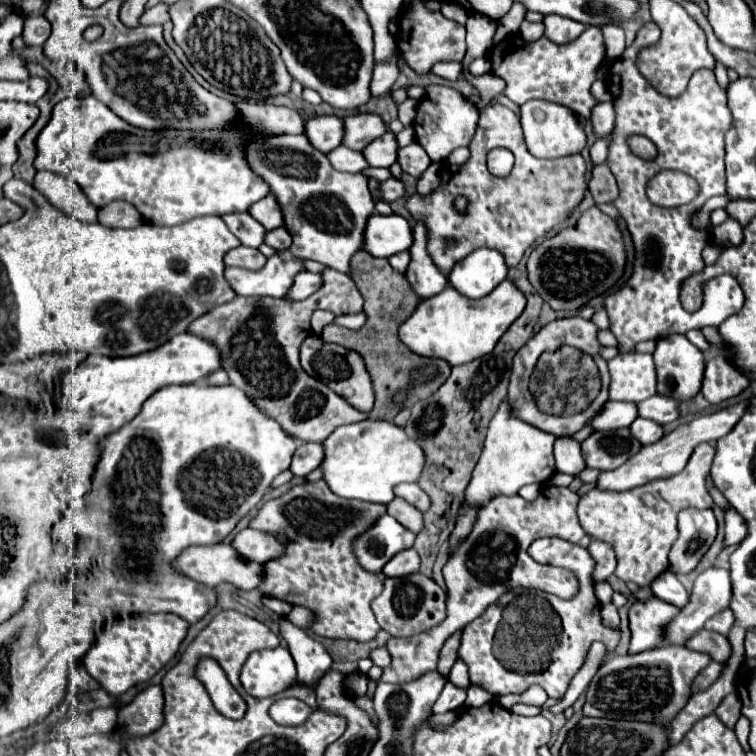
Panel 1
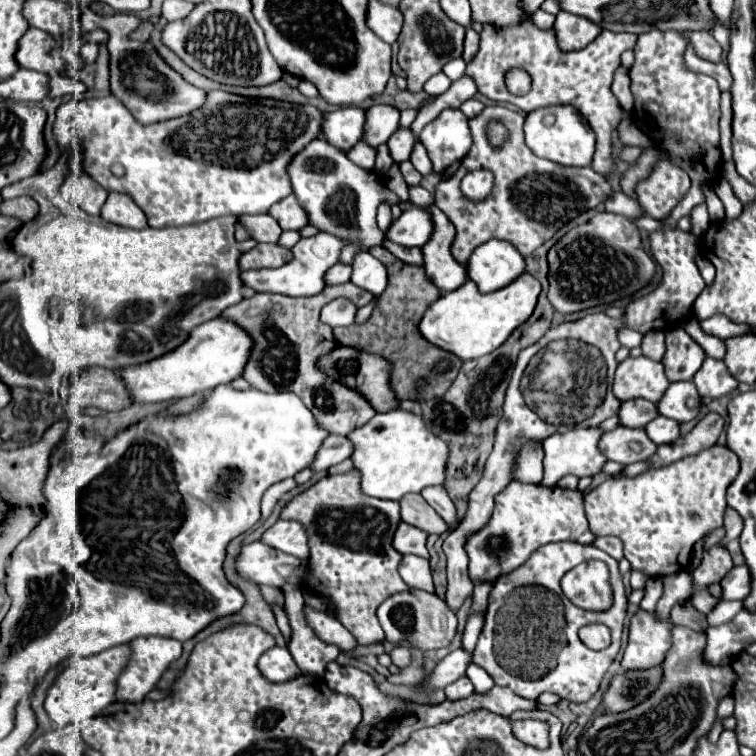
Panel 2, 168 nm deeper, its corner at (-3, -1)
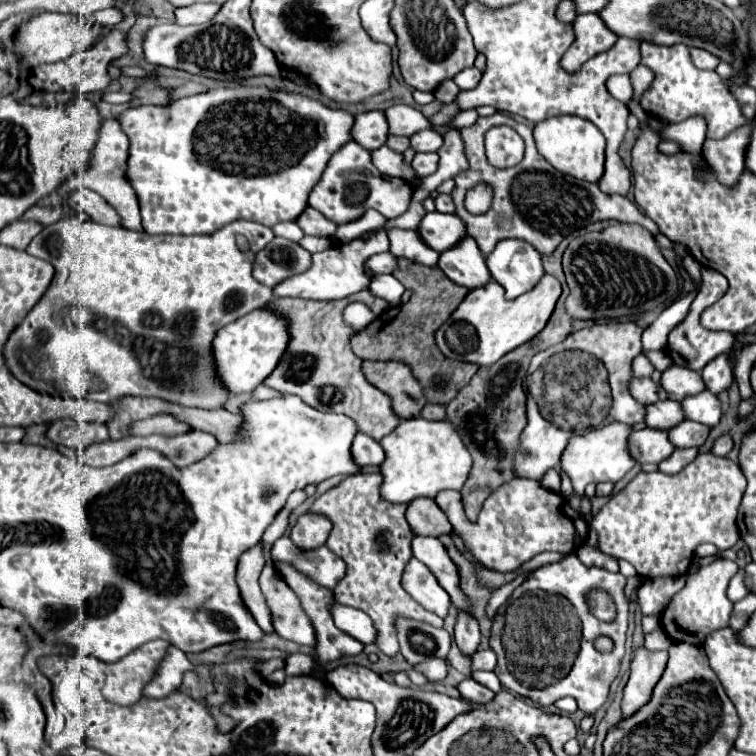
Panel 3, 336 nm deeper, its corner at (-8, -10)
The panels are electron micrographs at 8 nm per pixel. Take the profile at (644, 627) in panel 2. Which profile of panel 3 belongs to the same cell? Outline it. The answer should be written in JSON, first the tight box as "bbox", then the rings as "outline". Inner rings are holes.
{"bbox":[621,647,667,719],"outline":[[[645,647],[635,651],[631,661],[631,677],[623,691],[621,713],[623,719],[635,715],[639,707],[647,705],[653,693],[653,687],[661,679],[667,665],[667,651],[647,651]]]}

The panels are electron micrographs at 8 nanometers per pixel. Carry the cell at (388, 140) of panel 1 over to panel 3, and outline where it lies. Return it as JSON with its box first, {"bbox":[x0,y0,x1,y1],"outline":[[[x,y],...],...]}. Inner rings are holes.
{"bbox":[411,129,443,153],"outline":[[[425,129],[411,137],[411,147],[415,151],[429,153],[429,151],[437,151],[441,145],[443,145],[443,135],[437,133],[435,129]]]}

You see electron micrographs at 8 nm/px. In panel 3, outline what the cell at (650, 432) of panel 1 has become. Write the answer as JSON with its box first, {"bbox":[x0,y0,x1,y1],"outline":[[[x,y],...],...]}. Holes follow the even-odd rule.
{"bbox":[669,419,711,449],"outline":[[[687,419],[687,421],[681,421],[679,425],[675,425],[673,429],[669,429],[669,439],[679,449],[683,449],[683,447],[701,447],[705,443],[709,431],[711,431],[711,427]]]}

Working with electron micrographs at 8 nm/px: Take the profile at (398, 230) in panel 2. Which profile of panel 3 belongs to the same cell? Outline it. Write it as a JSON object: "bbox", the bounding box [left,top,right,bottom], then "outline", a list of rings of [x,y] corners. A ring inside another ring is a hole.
{"bbox":[419,213,467,253],"outline":[[[427,213],[419,225],[419,233],[423,241],[443,253],[449,247],[455,247],[463,237],[467,237],[465,223],[457,215],[443,215],[443,213]]]}

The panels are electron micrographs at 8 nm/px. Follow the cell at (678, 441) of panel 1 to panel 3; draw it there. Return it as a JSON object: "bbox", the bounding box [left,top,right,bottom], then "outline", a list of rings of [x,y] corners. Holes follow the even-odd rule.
{"bbox":[711,435,733,457],"outline":[[[721,435],[721,437],[715,441],[711,453],[713,453],[713,455],[719,455],[719,457],[725,457],[731,449],[733,449],[733,439],[731,439],[729,435]]]}

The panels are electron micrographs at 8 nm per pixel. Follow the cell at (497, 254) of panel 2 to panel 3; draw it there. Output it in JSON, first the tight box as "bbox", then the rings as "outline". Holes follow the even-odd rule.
{"bbox":[487,239,545,299],"outline":[[[521,239],[499,241],[491,255],[487,255],[487,265],[493,279],[505,287],[507,299],[523,295],[545,275],[539,251]]]}

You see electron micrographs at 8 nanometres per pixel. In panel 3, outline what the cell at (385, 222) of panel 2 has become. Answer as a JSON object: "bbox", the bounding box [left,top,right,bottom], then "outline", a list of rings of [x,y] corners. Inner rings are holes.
{"bbox":[275,229,389,301],"outline":[[[377,229],[373,233],[371,239],[363,241],[363,239],[353,239],[349,243],[343,245],[335,245],[327,251],[315,253],[313,255],[313,265],[309,267],[309,271],[289,277],[283,283],[279,283],[275,287],[275,297],[301,297],[301,299],[315,299],[315,301],[333,301],[333,299],[345,299],[353,293],[359,293],[363,289],[369,289],[371,279],[375,275],[367,273],[365,269],[365,261],[375,255],[375,253],[383,253],[389,251],[389,239],[387,233],[383,229]]]}

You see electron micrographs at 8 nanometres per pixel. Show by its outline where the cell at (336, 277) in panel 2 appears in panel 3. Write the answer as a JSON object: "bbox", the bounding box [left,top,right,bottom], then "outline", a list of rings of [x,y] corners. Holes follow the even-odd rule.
{"bbox":[367,253,397,273],"outline":[[[379,253],[379,255],[373,255],[369,261],[367,261],[367,269],[371,273],[393,273],[397,267],[397,257],[395,255],[389,255],[387,253]]]}

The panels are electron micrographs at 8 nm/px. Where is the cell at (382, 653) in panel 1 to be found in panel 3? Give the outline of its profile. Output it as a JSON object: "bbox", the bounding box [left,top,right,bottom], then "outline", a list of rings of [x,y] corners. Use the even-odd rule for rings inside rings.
{"bbox":[415,659,447,681],"outline":[[[429,659],[415,667],[421,671],[429,681],[443,681],[447,677],[447,663],[443,659]]]}

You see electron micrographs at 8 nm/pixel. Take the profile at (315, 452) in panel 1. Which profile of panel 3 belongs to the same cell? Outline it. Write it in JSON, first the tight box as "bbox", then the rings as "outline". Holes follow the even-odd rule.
{"bbox":[353,433,385,465],"outline":[[[357,433],[353,441],[353,457],[359,465],[379,465],[385,457],[383,447],[379,447],[379,441],[373,441],[369,435]]]}

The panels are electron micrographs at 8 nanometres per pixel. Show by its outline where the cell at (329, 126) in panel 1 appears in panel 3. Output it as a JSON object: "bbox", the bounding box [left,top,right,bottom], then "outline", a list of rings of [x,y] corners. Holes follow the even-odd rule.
{"bbox":[353,111,389,151],"outline":[[[369,111],[369,113],[361,113],[355,117],[355,125],[353,125],[353,139],[363,145],[369,151],[379,149],[381,145],[385,145],[387,135],[389,135],[389,125],[387,125],[387,117],[383,111]]]}

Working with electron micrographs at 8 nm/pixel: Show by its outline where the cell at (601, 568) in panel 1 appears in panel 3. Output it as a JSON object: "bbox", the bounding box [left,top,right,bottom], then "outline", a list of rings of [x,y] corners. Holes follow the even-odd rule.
{"bbox":[577,543,619,573],"outline":[[[583,543],[583,547],[579,547],[577,557],[579,557],[587,567],[601,567],[601,569],[607,569],[607,571],[611,571],[611,573],[617,573],[617,571],[619,571],[617,559],[613,559],[613,557],[601,553],[601,551],[591,549],[587,543]]]}

